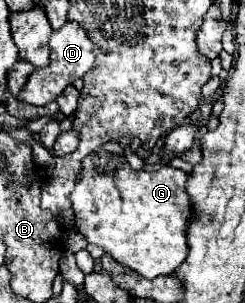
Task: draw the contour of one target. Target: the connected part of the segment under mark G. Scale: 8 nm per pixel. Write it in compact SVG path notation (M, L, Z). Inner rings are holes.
M107 141L95 153L83 159L81 177L71 193L73 213L77 217L77 231L85 235L89 243L103 247L115 261L137 271L145 279L155 279L159 275L173 275L175 269L187 259L187 225L193 217L193 203L185 191L187 173L171 165L159 171L135 171L125 159L119 141Z

